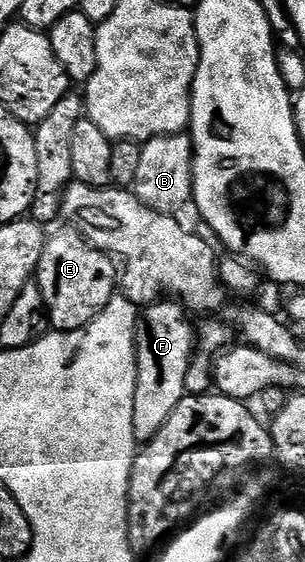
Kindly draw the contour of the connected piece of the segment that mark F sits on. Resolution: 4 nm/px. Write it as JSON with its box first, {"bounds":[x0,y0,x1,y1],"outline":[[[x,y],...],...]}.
{"bounds":[132,299,196,443],"outline":[[[159,299],[145,306],[138,331],[136,399],[132,403],[135,442],[148,443],[157,437],[172,419],[172,411],[188,396],[186,380],[190,362],[196,356],[196,329],[190,326],[189,319],[187,310],[174,299]]]}

